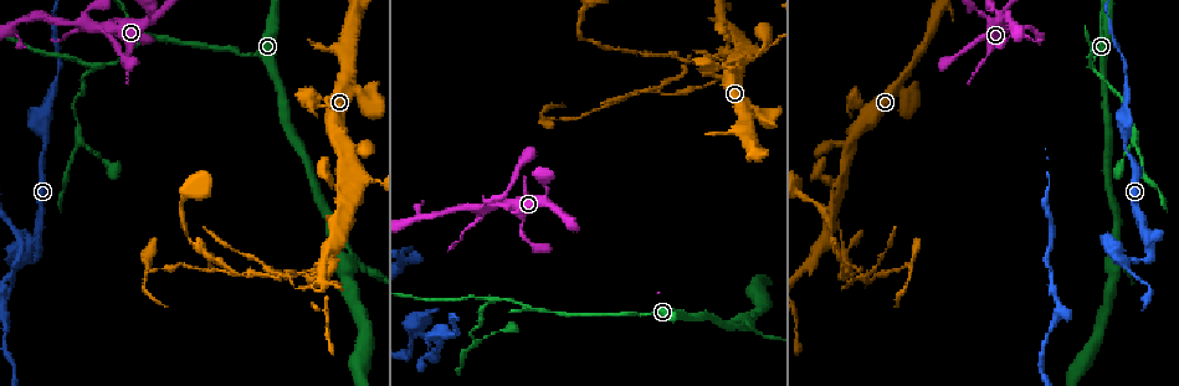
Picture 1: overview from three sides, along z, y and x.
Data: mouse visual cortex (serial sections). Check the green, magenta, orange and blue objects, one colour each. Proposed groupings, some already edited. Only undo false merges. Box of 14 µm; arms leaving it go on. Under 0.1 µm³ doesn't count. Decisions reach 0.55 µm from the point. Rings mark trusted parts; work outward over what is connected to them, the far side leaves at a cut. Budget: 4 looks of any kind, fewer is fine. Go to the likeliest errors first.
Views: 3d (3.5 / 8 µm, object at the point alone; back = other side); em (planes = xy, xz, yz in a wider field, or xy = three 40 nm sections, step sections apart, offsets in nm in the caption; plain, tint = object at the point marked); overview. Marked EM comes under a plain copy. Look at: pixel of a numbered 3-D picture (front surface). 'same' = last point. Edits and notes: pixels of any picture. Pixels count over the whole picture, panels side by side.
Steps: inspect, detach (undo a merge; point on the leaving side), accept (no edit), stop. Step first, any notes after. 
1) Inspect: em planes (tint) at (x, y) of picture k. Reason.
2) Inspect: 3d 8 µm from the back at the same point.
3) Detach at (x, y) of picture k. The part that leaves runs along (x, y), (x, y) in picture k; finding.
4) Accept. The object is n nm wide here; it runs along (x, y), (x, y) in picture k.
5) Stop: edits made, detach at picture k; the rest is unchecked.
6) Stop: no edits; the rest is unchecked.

Inspect: 3d 3.5 µm at (85, 23) of picture 1. Three arms meet.

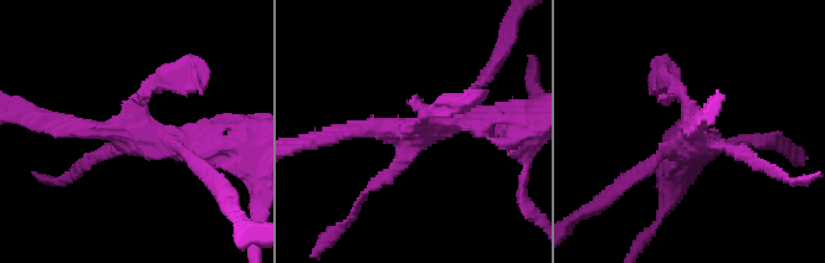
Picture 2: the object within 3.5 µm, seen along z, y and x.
Inspect: em planes (tint) at (134, 130) of picture 2. Shape alone is not enough.

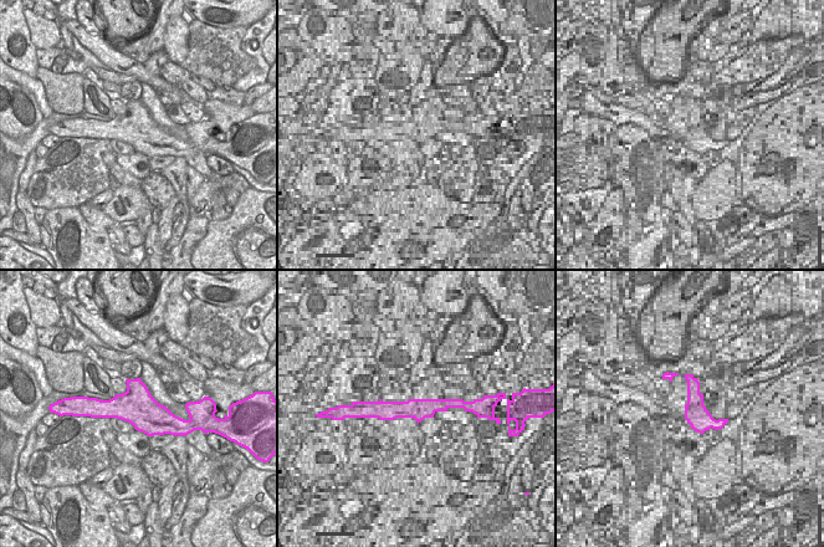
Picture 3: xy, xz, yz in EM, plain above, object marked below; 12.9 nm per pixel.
Accept. It runs along (214, 148), (50, 120) in picture 2; one cell here.

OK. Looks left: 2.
Inspect: 3d 3.5 µm at (545, 309) of picture 1. Thin neck.

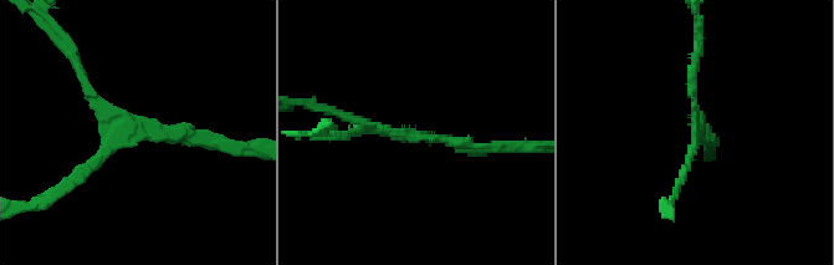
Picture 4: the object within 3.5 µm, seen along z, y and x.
Inspect: em xy step 3 (tint) at (133, 129) of picture 4. 3 arms meet here; the arms are 100, 150, 150 nm wide; need the tissue.

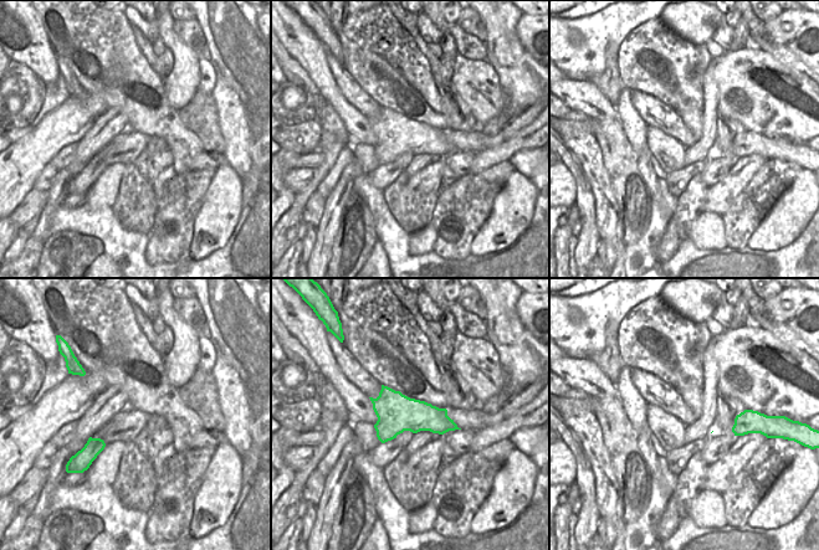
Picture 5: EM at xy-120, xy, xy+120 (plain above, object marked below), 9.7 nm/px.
Accept. It runs along (214, 142), (127, 131), (70, 181) in picture 4; continuous, no second cell.

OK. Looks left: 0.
Stop: no edits; the rest is unchecked.

